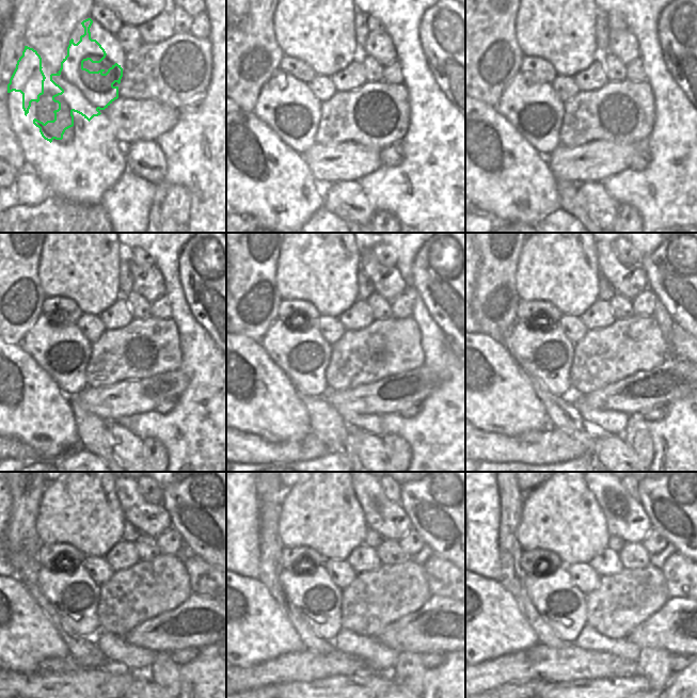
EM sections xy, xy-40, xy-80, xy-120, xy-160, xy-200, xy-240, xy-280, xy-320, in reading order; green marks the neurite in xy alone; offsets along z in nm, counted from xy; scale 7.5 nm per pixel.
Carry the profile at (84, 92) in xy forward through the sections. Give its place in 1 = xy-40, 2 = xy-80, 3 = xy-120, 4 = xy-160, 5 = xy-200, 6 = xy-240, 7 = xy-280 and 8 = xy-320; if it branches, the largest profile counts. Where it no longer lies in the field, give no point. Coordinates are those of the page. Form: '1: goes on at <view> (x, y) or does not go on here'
1: goes on at xy-40 (300, 130)
2: goes on at xy-80 (541, 129)
3: goes on at xy-120 (66, 364)
4: goes on at xy-160 (305, 365)
5: goes on at xy-200 (551, 358)
6: goes on at xy-240 (75, 596)
7: goes on at xy-280 (317, 599)
8: goes on at xy-320 (561, 605)

